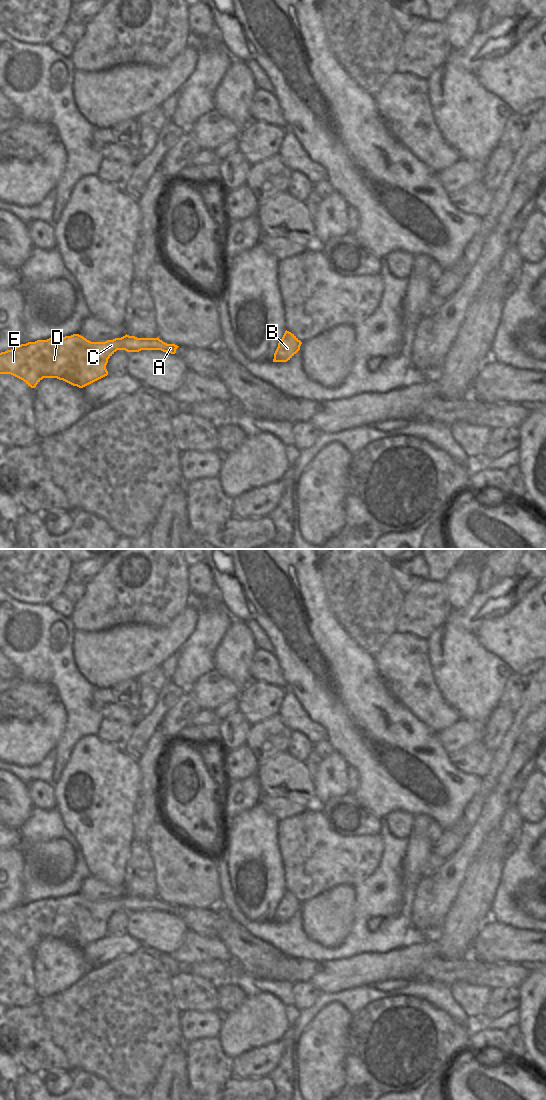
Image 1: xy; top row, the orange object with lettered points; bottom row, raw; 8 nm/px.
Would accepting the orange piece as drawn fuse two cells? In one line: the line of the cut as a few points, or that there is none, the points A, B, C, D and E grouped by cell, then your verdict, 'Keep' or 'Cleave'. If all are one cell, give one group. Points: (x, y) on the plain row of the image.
No split. Groups: A B C D E. Keep

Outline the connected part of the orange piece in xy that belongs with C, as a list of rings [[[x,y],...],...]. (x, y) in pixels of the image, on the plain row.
[[[79,894],[63,898],[49,898],[21,904],[0,913],[0,934],[11,934],[23,940],[31,948],[43,938],[57,938],[73,946],[83,948],[108,935],[108,919],[117,911],[139,912],[141,910],[161,910],[176,913],[179,906],[167,904],[157,898],[137,898],[125,895],[105,902],[91,902]]]

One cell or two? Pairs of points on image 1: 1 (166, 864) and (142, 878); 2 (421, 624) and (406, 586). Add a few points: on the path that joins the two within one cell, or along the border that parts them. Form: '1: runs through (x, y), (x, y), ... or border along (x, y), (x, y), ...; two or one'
1: border along (149, 848), (154, 863), (156, 894); two
2: border along (427, 579), (406, 594); two

